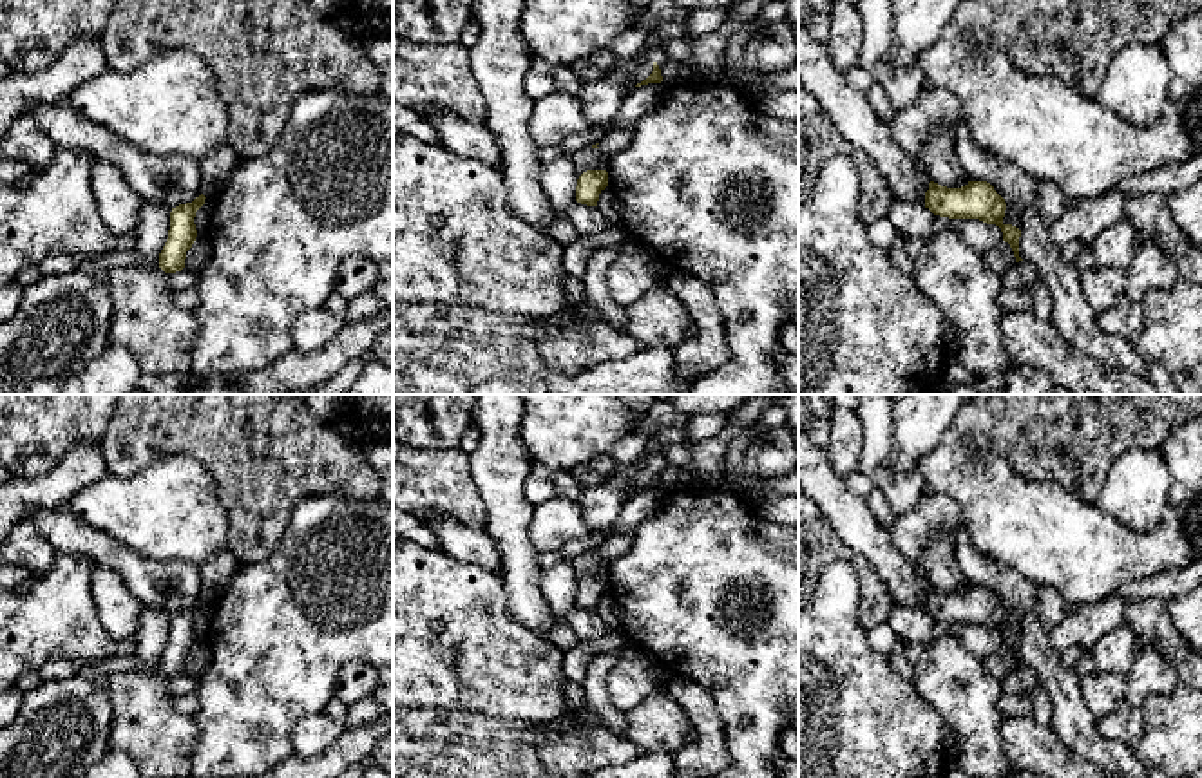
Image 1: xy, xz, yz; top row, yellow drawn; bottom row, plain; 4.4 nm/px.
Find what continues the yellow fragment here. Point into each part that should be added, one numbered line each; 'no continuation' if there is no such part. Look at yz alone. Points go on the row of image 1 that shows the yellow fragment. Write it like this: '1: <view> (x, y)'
no continuation

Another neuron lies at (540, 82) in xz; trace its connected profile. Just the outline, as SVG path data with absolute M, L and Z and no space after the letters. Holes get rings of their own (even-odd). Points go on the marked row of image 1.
M536 63L525 76L525 90L534 101L556 92L556 80L550 69Z

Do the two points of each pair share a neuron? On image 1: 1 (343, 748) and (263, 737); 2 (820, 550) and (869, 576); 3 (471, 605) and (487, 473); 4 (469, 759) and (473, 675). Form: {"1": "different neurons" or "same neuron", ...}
{"1": "different neurons", "2": "same neuron", "3": "different neurons", "4": "different neurons"}

